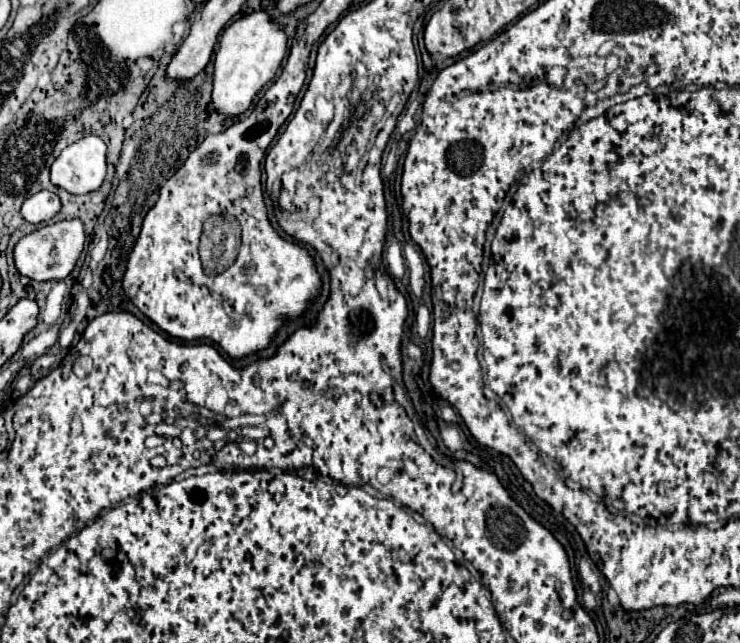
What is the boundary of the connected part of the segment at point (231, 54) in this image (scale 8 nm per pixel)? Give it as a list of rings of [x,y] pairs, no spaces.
[[[254,11],[248,17],[234,21],[220,37],[214,59],[214,89],[212,105],[222,115],[244,113],[256,93],[274,77],[286,55],[286,33],[268,19],[264,11]]]

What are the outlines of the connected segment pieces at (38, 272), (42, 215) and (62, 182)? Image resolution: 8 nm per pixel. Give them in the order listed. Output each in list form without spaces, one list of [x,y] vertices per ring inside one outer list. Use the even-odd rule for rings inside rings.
[[[70,219],[70,221],[58,221],[58,223],[50,223],[42,229],[36,229],[34,233],[22,237],[16,247],[14,247],[14,263],[16,263],[16,269],[34,279],[34,281],[60,281],[60,279],[66,279],[82,249],[84,249],[84,241],[86,241],[86,235],[84,235],[84,225],[80,219]]]
[[[40,191],[22,203],[22,217],[28,223],[50,221],[58,211],[60,211],[60,199],[50,191]]]
[[[98,135],[68,145],[50,167],[50,181],[72,195],[100,189],[106,177],[106,143]]]

